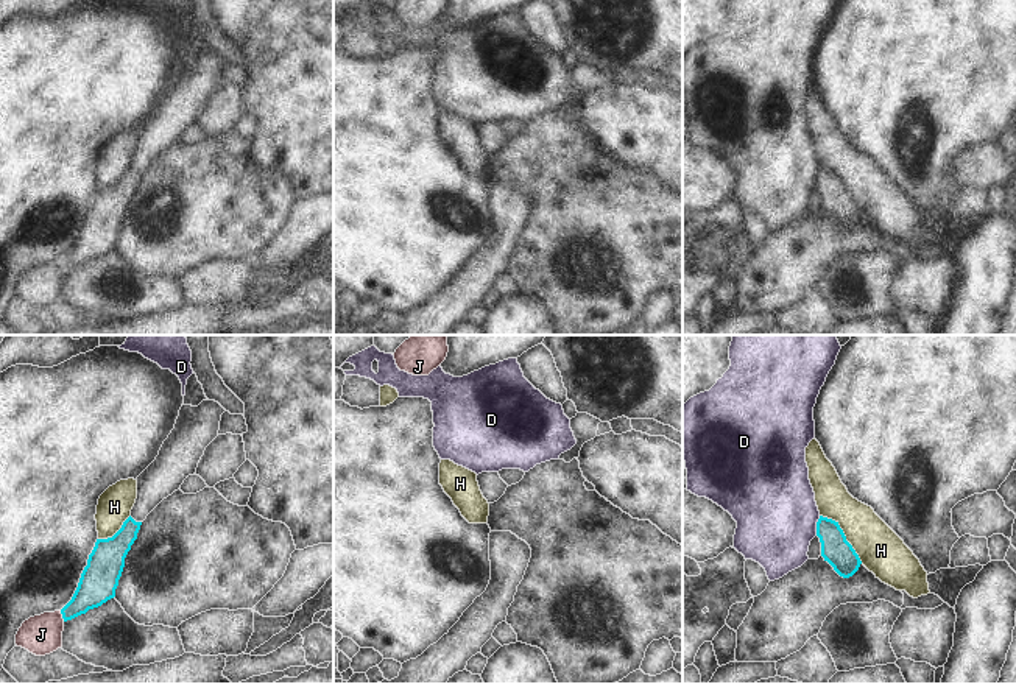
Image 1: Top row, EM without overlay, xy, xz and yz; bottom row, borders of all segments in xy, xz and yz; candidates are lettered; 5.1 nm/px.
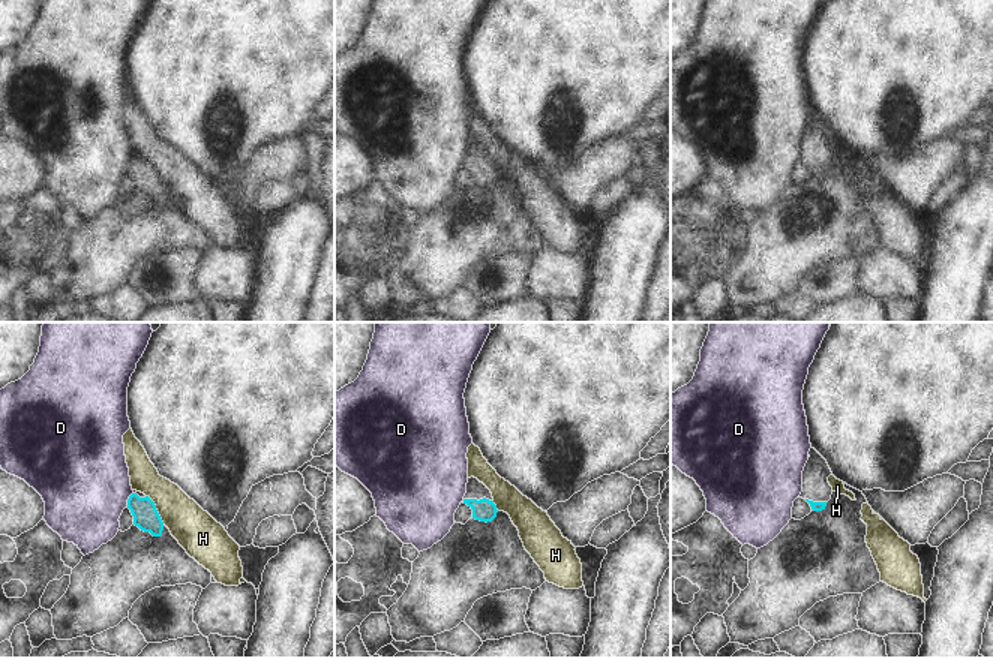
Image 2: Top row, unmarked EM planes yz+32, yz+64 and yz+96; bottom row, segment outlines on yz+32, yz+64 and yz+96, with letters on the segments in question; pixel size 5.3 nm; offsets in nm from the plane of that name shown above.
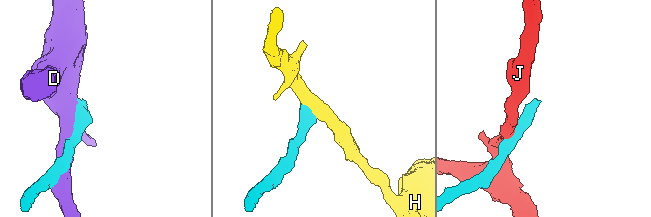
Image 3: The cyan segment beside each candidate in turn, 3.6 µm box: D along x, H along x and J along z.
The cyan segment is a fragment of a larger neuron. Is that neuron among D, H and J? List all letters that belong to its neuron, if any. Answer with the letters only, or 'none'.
none

